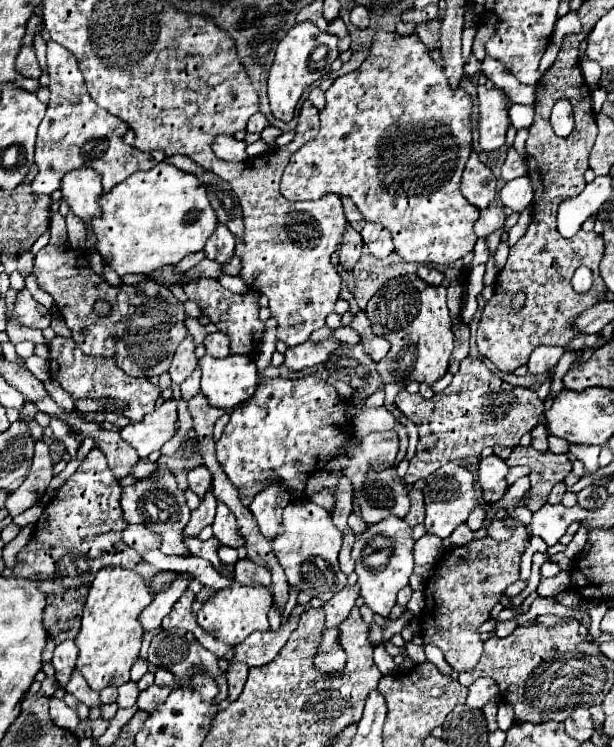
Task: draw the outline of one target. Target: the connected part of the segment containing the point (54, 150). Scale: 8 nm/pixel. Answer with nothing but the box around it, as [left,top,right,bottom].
[30,41,164,195]

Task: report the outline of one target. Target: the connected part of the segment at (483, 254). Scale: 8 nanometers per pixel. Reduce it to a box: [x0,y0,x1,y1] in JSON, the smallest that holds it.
[472,238,488,265]

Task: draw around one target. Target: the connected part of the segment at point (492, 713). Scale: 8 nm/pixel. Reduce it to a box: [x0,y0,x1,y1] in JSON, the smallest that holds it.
[482,703,498,731]

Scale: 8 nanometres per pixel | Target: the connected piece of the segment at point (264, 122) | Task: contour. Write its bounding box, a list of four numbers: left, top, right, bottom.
[246,111,270,133]

